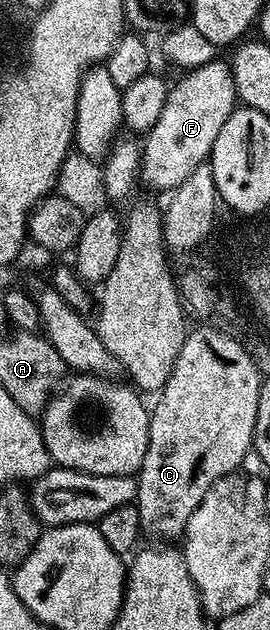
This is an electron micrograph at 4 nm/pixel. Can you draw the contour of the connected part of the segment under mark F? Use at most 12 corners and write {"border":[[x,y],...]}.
{"border":[[225,59],[173,81],[140,180],[173,190],[239,103]]}

